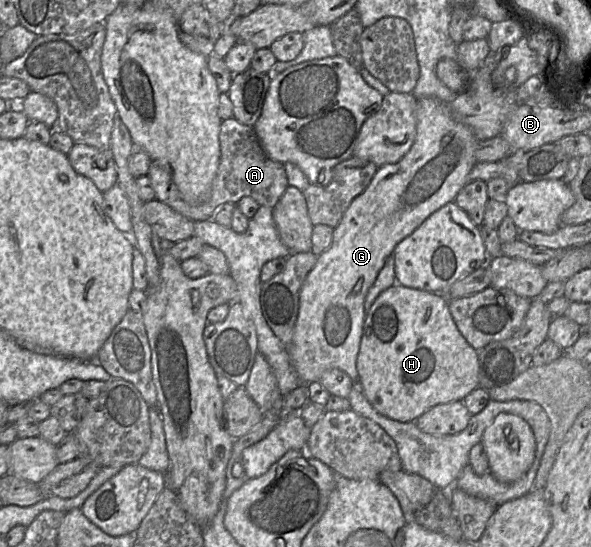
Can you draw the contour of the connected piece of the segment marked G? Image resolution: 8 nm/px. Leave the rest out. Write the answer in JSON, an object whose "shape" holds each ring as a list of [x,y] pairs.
{"shape":[[[427,97],[417,99],[416,107],[416,137],[410,150],[396,163],[386,164],[378,168],[367,188],[358,195],[345,211],[341,221],[334,228],[331,245],[317,256],[316,264],[307,274],[299,295],[299,311],[295,323],[293,336],[287,347],[291,363],[298,374],[302,384],[319,381],[321,374],[329,369],[337,368],[344,371],[354,382],[358,381],[357,357],[363,335],[363,323],[365,317],[364,301],[369,288],[374,283],[379,271],[385,264],[386,259],[394,252],[396,245],[417,229],[432,213],[449,202],[454,202],[458,192],[468,182],[468,175],[477,163],[475,150],[478,141],[472,130],[462,122],[457,121],[451,112],[450,103],[442,102],[436,98]]]}

